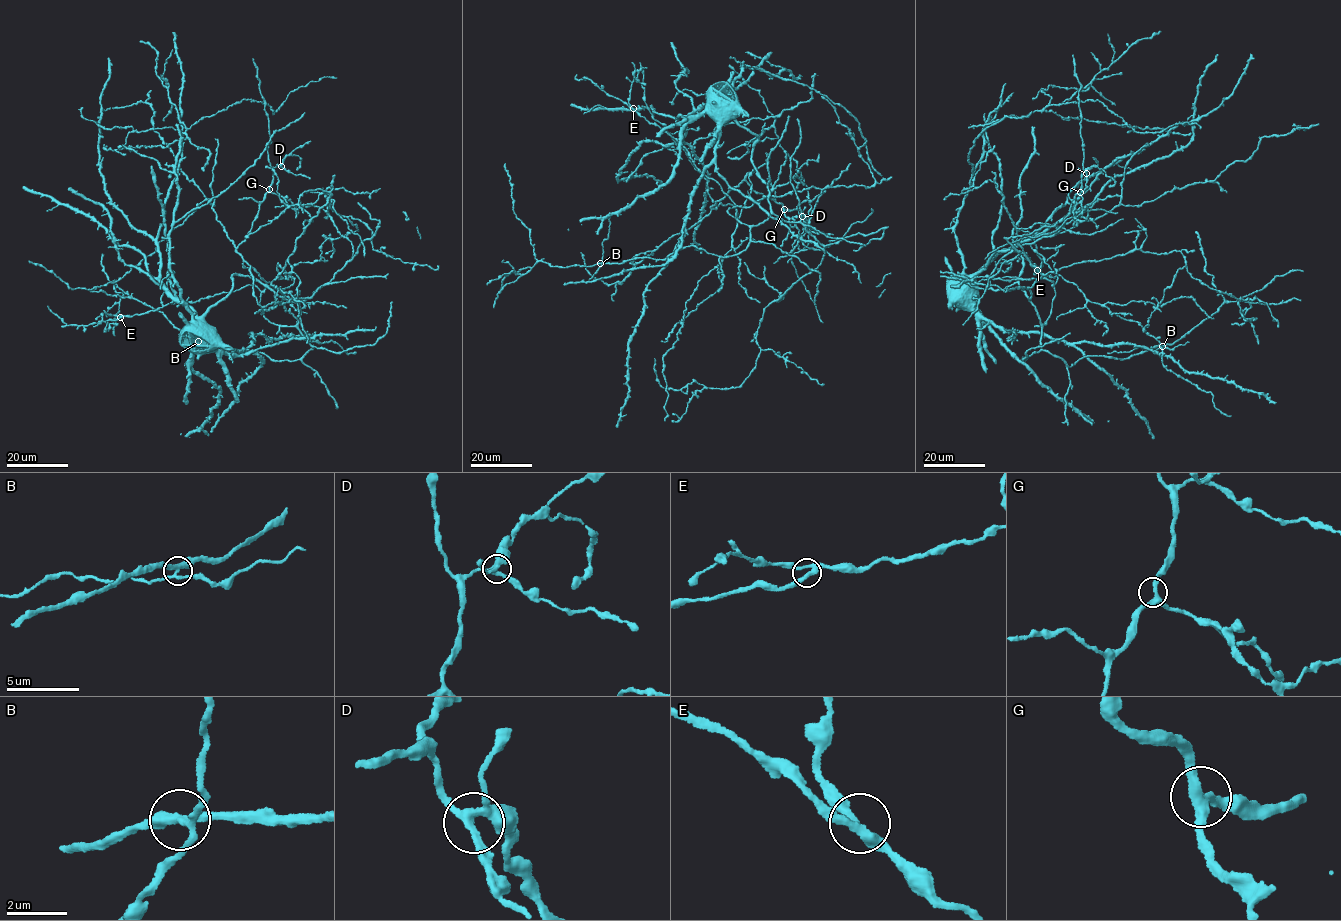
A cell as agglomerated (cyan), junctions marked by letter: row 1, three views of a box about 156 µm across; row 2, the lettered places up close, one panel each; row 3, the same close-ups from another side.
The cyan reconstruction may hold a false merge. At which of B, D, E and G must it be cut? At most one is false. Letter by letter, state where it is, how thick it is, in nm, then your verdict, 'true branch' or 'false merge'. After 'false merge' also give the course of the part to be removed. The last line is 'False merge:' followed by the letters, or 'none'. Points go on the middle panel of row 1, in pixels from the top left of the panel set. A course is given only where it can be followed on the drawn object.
B: (600, 263) | 280 nm | false merge | (600, 263), (602, 242), (608, 237), (610, 216)
D: (802, 216) | 280 nm | true branch
E: (633, 108) | 280 nm | true branch
G: (784, 209) | 280 nm | true branch
False merge: B

